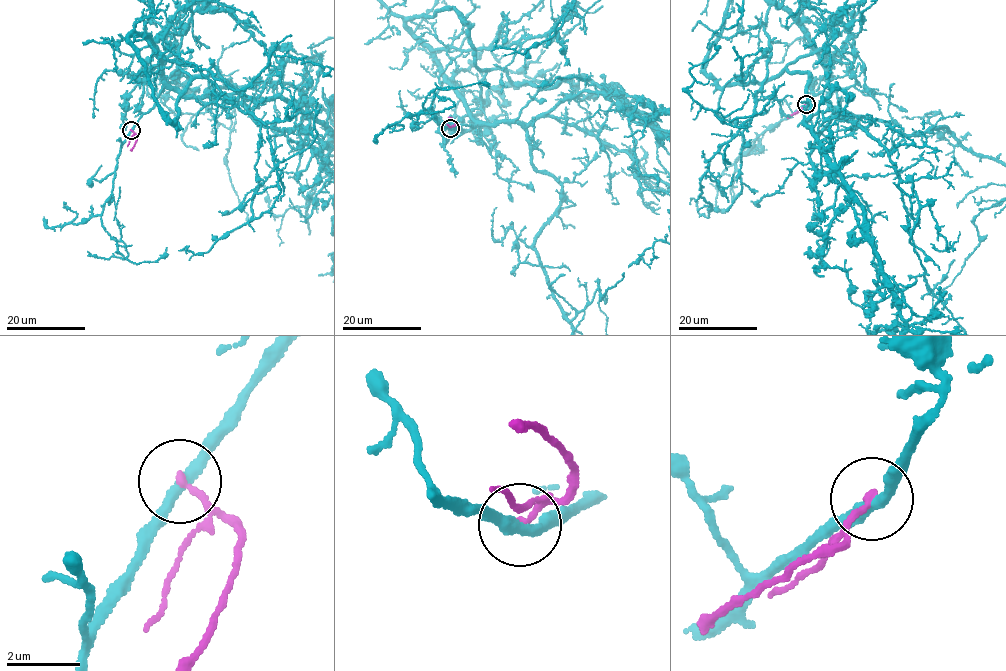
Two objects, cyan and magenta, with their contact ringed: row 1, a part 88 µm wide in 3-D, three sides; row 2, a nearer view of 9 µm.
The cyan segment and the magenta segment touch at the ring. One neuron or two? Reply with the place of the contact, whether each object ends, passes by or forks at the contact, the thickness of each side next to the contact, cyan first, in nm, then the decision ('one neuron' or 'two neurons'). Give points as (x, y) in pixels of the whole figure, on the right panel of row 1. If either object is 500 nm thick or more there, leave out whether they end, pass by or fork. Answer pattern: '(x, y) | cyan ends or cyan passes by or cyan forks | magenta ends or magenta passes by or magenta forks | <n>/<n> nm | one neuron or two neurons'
(806, 104) | cyan passes by | magenta ends | 300/180 nm | two neurons

